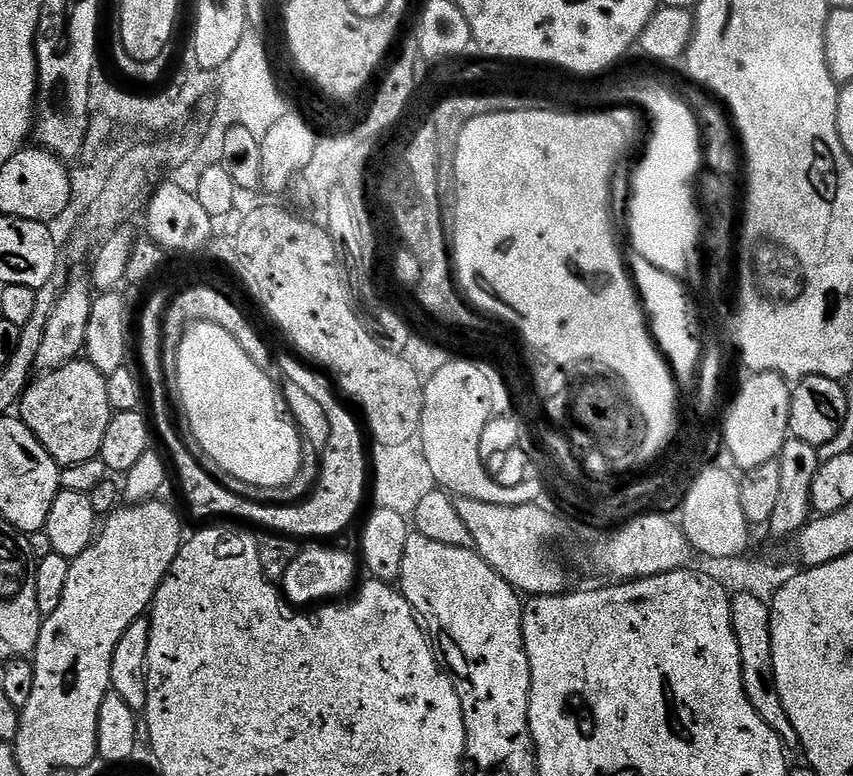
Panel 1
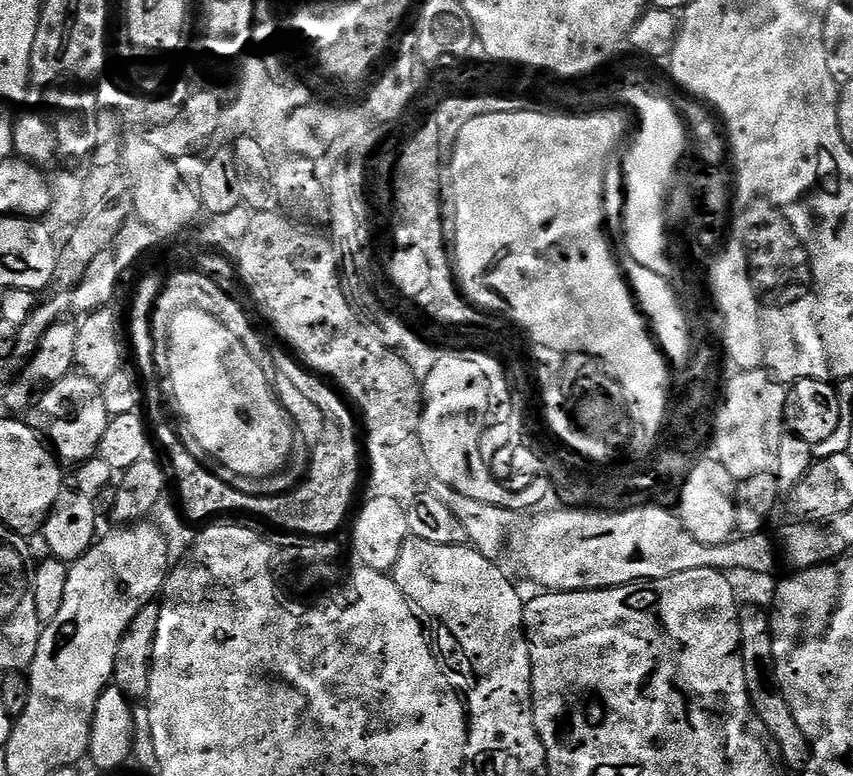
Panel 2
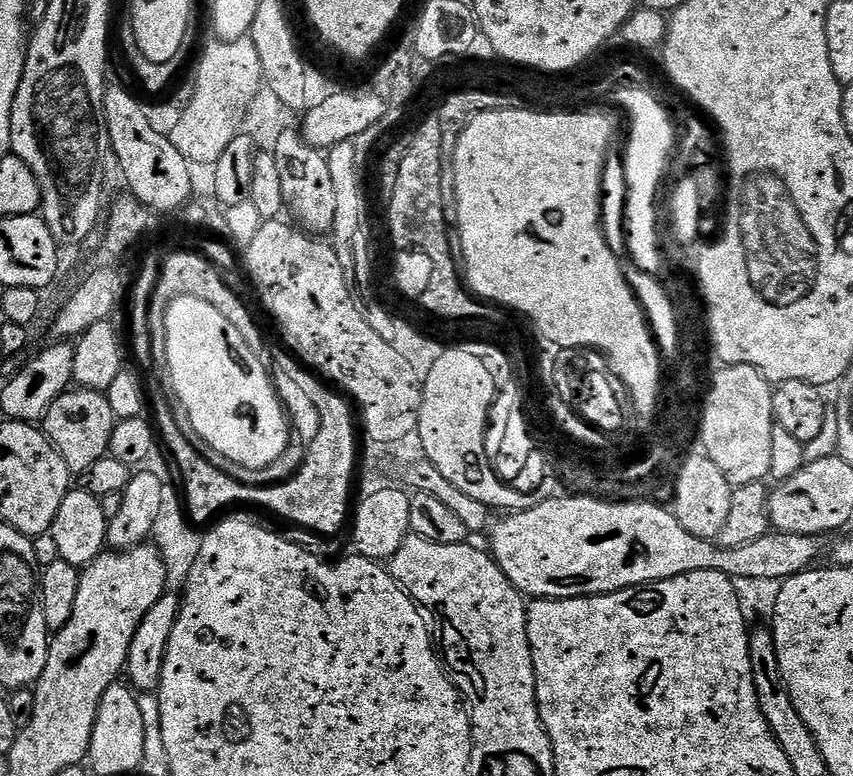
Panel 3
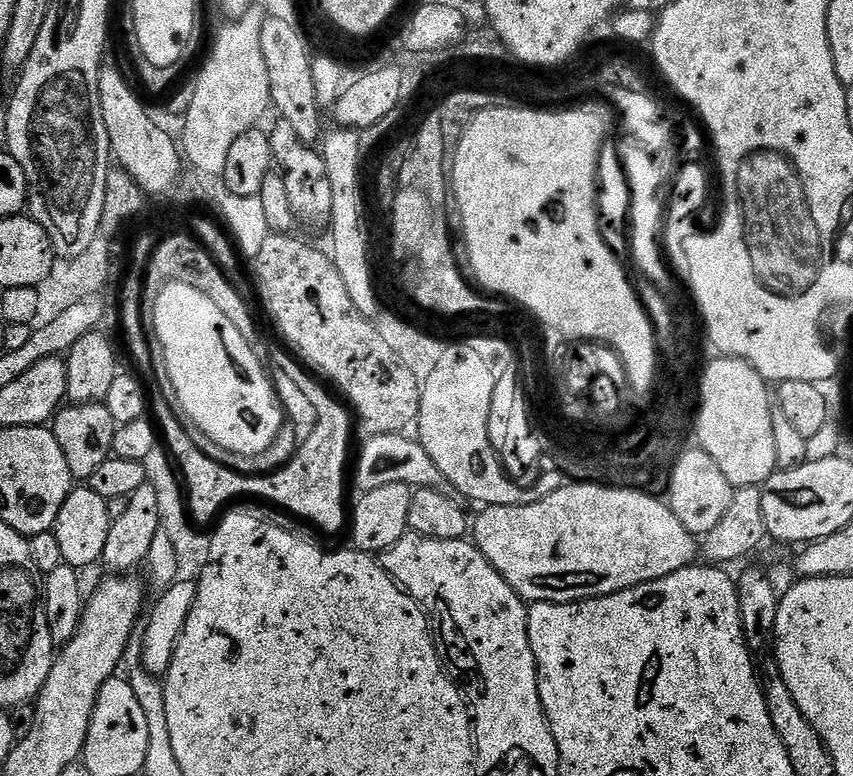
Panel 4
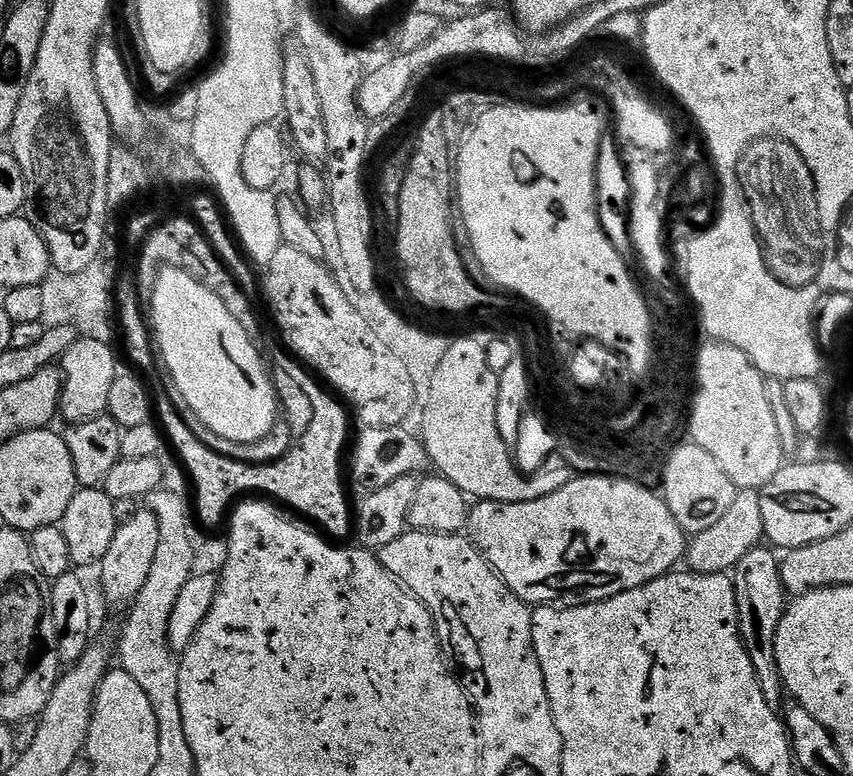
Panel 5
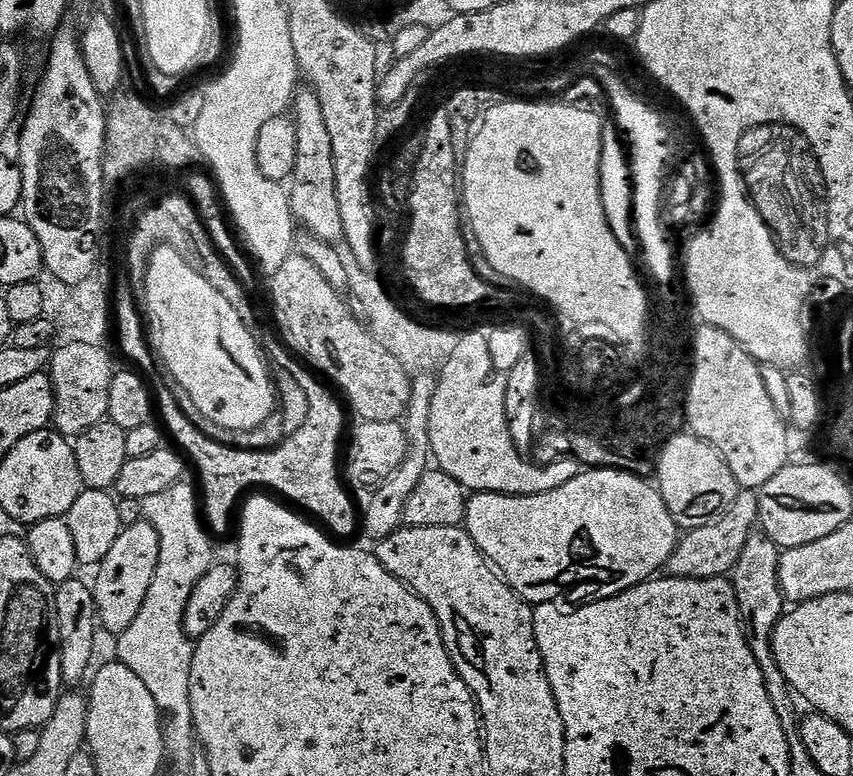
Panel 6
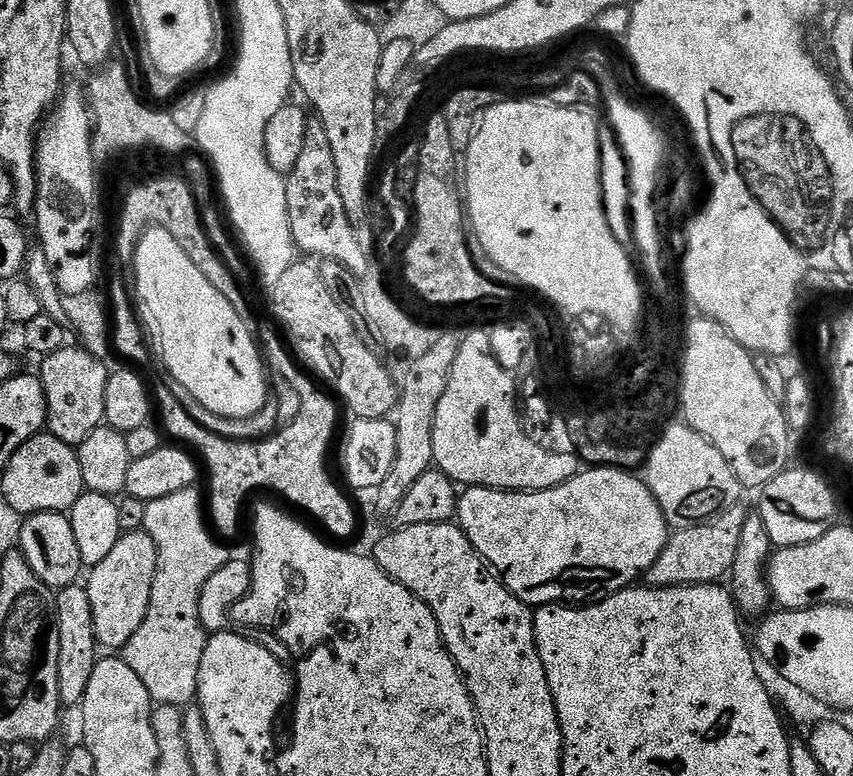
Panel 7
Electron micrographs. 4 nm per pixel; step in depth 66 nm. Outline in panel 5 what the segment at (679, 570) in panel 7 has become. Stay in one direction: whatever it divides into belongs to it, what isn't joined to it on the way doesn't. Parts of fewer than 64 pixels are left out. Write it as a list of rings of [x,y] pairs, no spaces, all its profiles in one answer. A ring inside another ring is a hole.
[[[754,488],[737,489],[734,502],[722,518],[710,526],[709,530],[697,532],[691,537],[686,548],[687,567],[698,573],[727,573],[750,550],[756,548],[764,537],[759,491]]]

